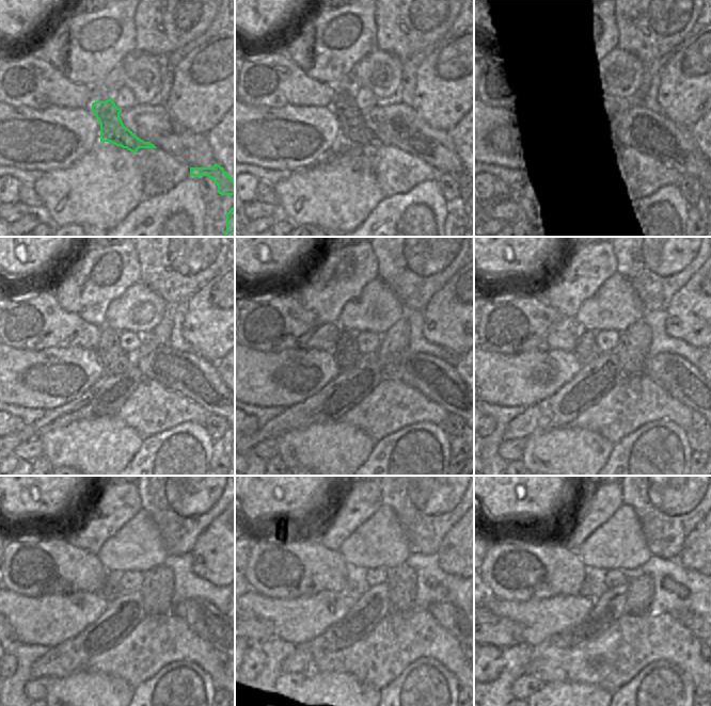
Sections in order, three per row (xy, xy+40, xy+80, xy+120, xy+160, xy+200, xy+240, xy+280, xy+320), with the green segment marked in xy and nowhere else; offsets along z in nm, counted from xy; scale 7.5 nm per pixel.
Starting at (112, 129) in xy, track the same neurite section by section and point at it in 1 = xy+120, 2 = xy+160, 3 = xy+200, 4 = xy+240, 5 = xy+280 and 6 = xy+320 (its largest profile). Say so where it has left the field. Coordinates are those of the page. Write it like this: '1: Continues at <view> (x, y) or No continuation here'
1: Continues at xy+120 (111, 357)
2: Continues at xy+160 (347, 353)
3: Continues at xy+200 (586, 350)
4: Continues at xy+240 (111, 589)
5: Continues at xy+280 (356, 584)
6: Continues at xy+320 (595, 587)

